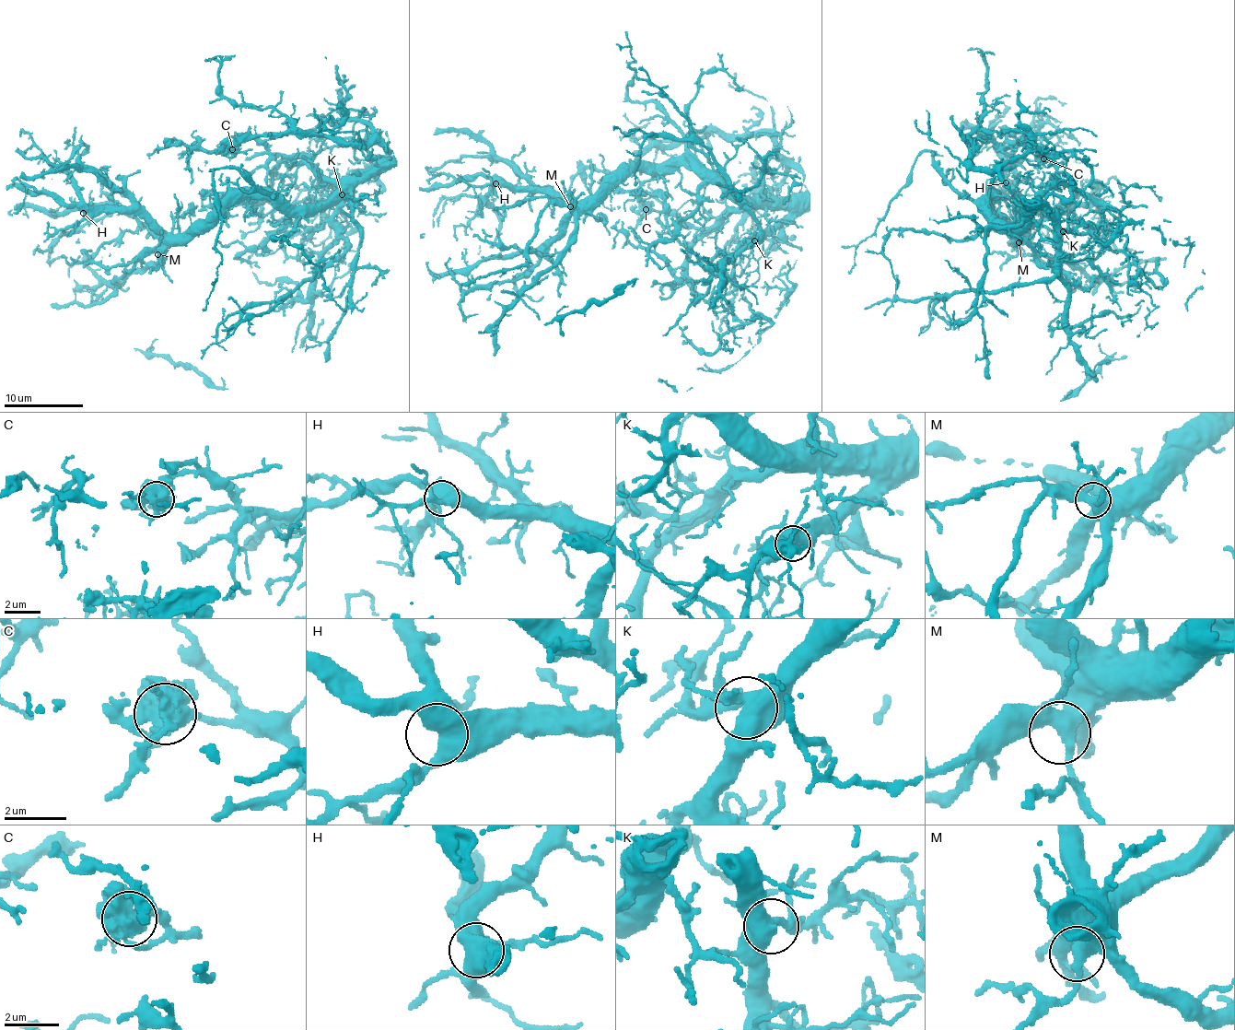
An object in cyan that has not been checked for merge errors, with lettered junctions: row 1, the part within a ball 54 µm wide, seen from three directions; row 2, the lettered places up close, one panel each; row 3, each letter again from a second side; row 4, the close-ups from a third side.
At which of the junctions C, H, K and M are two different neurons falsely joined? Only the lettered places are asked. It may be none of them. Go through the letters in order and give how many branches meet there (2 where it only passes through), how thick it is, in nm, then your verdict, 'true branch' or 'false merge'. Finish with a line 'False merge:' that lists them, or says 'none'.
C: 5 | 600 nm | false merge
H: 4 | 550 nm | true branch
K: 5 | 480 nm | true branch
M: 4 | 420 nm | true branch
False merge: C

